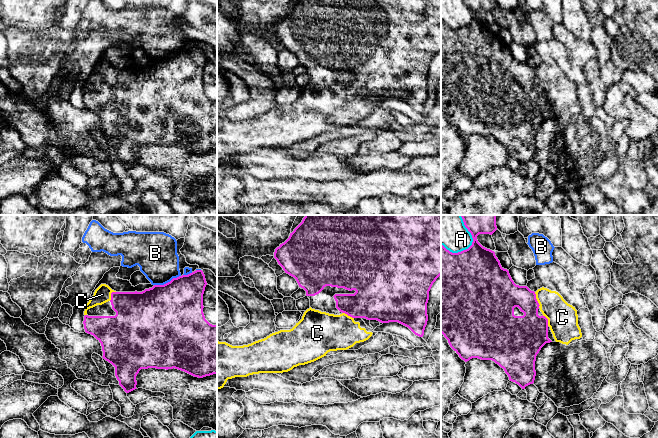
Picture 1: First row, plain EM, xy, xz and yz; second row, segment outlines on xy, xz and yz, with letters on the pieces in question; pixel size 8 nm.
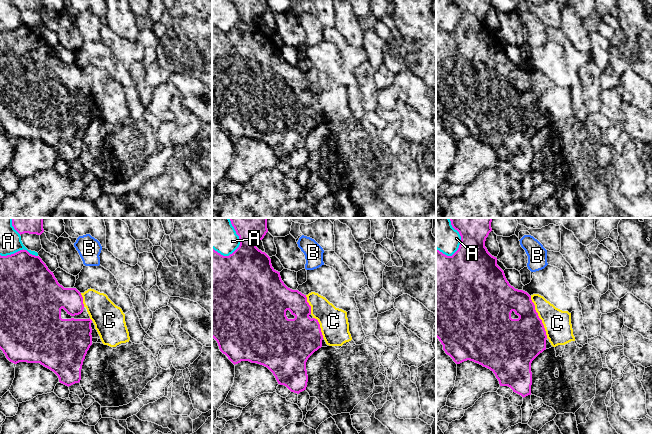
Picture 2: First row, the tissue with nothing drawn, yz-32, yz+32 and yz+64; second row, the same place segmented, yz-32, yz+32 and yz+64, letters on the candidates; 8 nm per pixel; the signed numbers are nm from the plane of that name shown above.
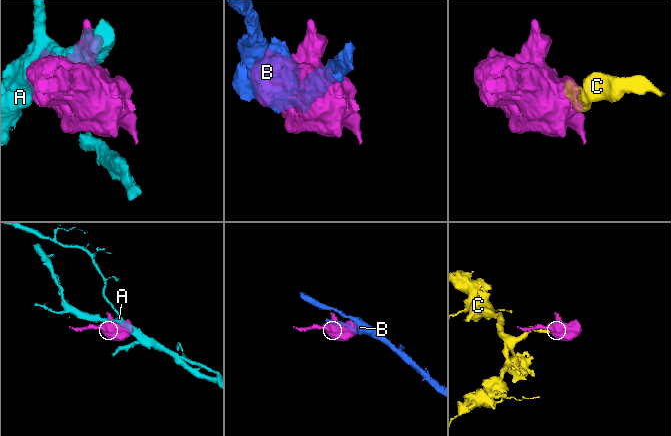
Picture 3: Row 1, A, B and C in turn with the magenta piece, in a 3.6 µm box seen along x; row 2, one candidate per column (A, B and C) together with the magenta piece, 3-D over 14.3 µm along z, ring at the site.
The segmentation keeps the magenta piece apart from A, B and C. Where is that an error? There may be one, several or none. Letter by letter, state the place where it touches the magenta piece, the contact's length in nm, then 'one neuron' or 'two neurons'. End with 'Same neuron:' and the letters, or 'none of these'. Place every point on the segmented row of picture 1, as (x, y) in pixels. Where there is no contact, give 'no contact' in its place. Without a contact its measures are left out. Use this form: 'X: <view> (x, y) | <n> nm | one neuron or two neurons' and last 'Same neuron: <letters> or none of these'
A: yz (473, 239) | 320 nm | two neurons
B: xy (168, 282) | 240 nm | two neurons
C: yz (536, 300) | 130 nm | one neuron
Same neuron: C

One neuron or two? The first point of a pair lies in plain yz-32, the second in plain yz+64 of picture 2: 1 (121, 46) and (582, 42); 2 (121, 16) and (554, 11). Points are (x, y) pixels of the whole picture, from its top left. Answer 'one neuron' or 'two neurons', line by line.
1: two neurons
2: two neurons

